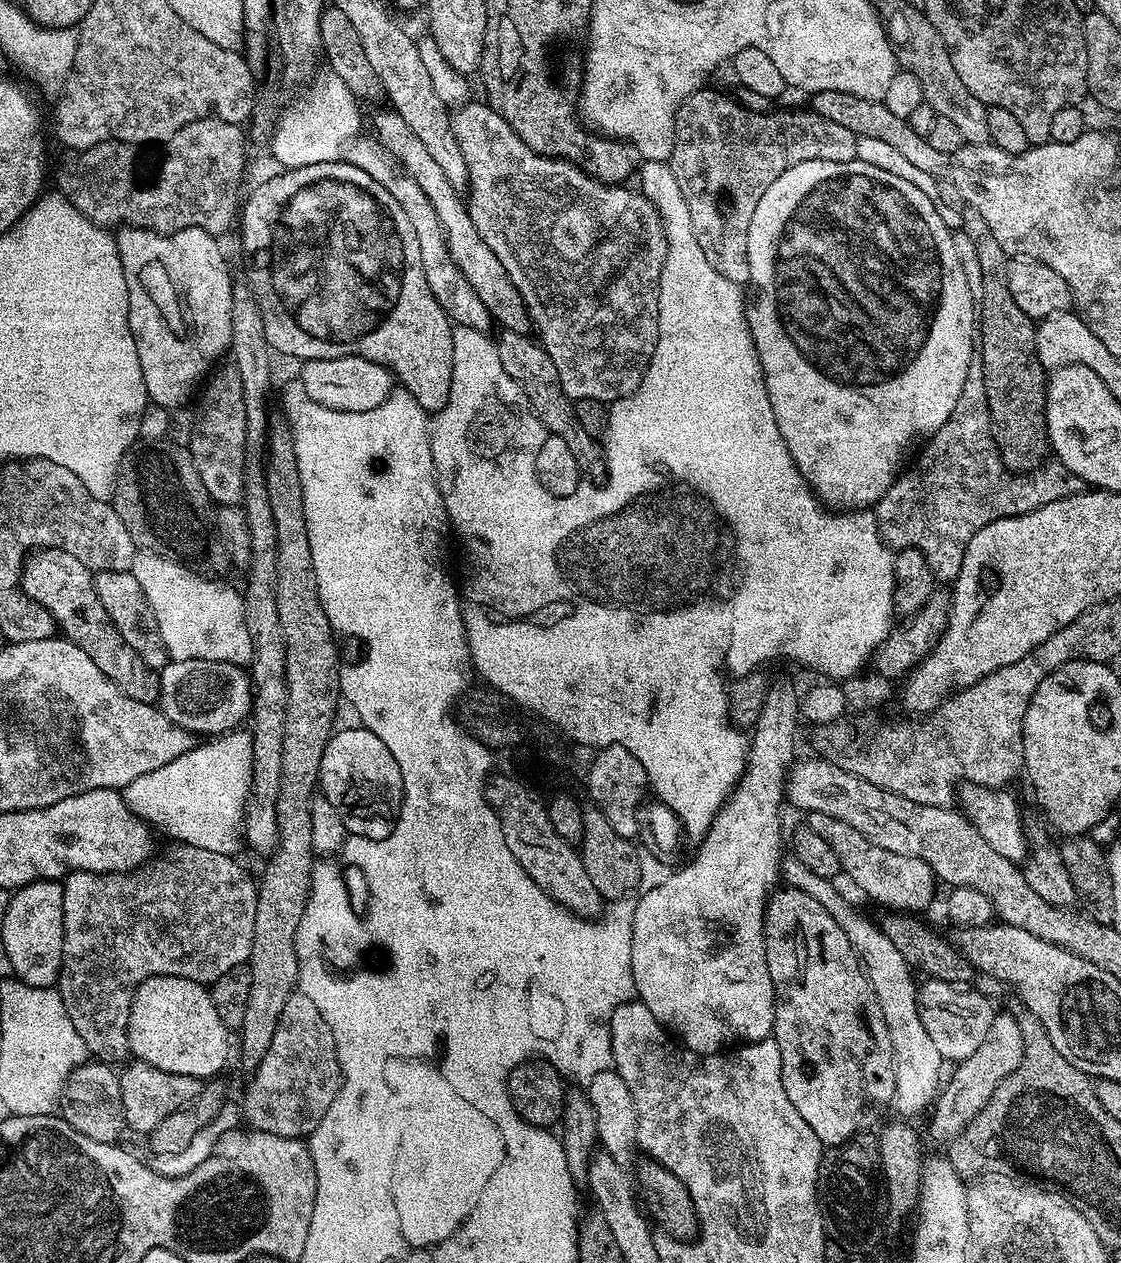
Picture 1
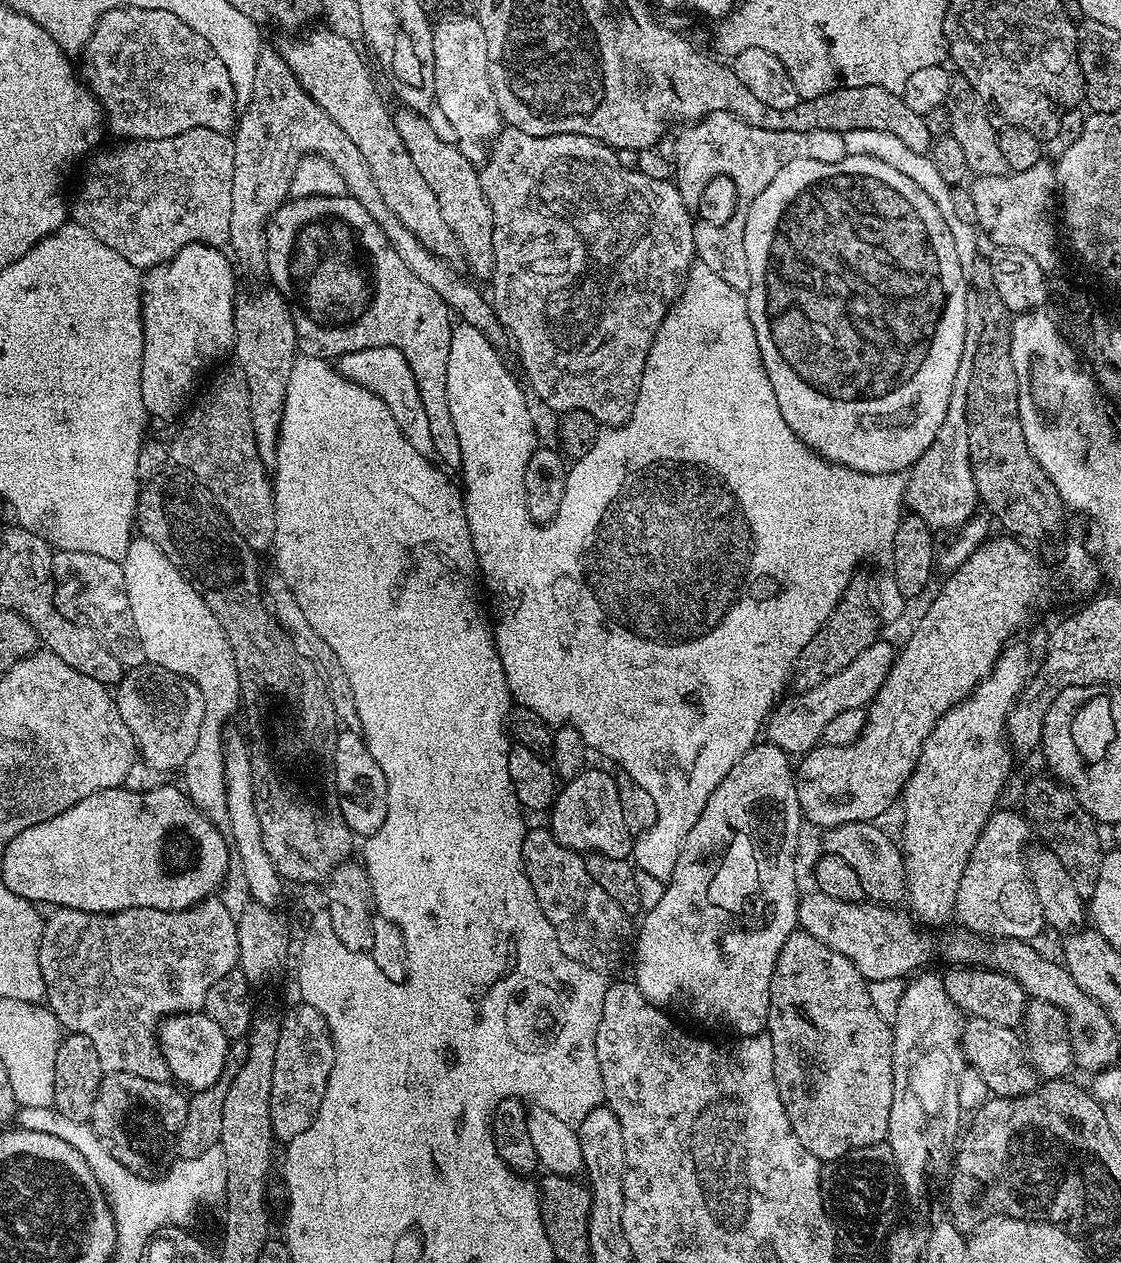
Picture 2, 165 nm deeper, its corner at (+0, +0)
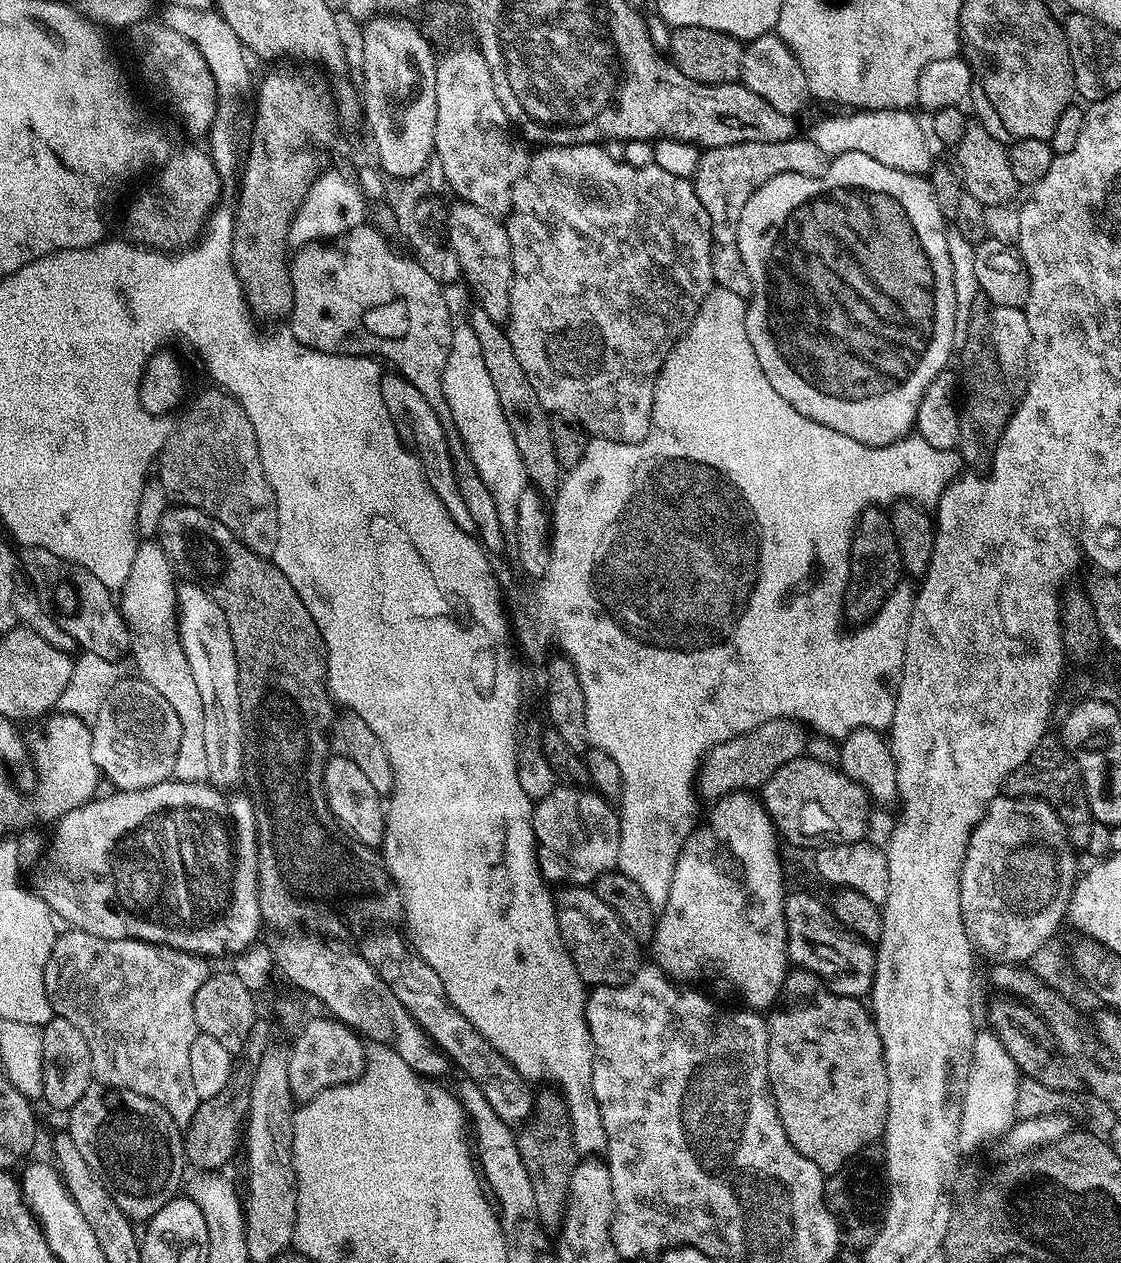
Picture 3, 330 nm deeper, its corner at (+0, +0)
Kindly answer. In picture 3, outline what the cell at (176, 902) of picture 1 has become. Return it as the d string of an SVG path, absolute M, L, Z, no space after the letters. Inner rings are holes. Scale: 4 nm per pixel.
M81 928L64 931L57 935L50 950L44 985L53 1013L82 1030L82 1038L90 1046L93 1077L107 1088L130 1090L158 1102L176 1124L187 1126L201 1102L190 1079L190 1046L194 1046L198 1034L194 994L210 974L209 961L192 952L145 940L98 938L98 934L86 934Z

